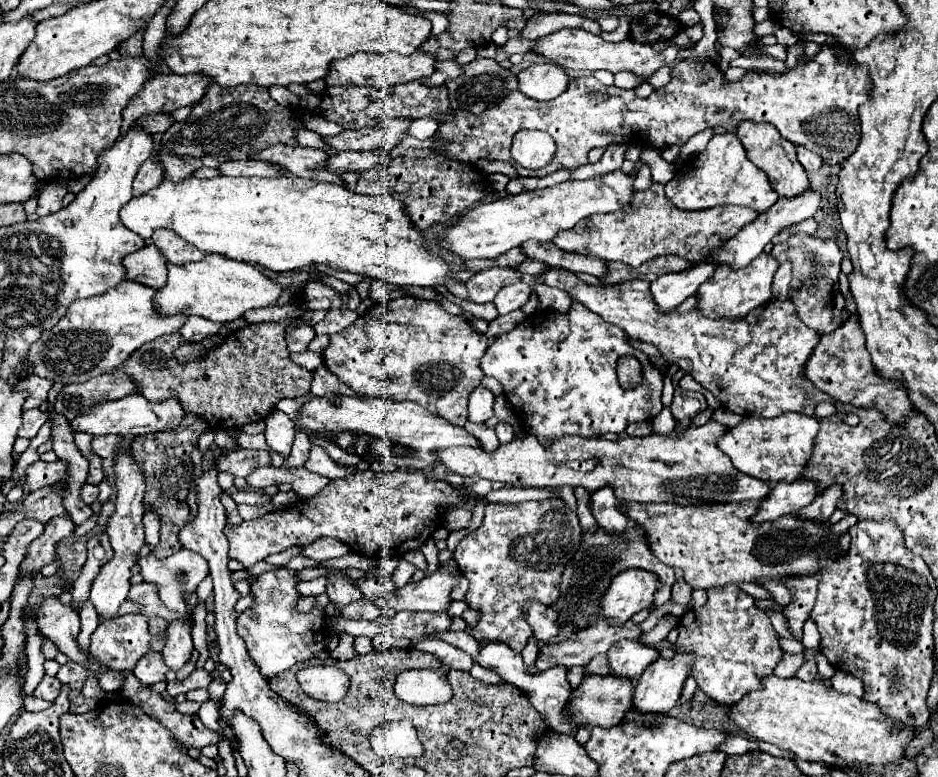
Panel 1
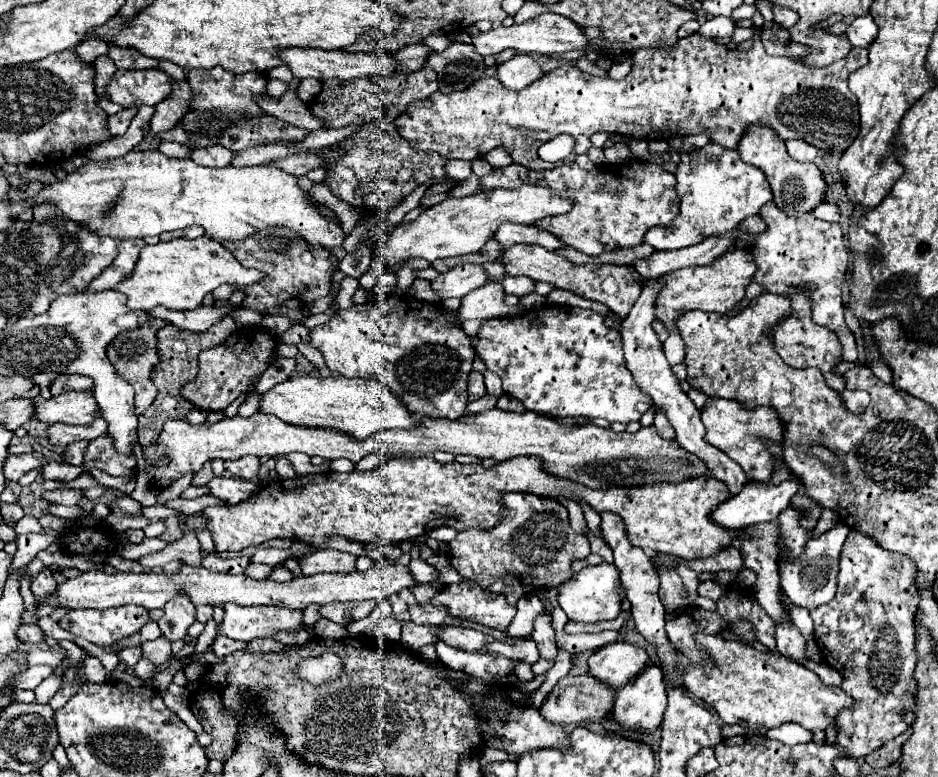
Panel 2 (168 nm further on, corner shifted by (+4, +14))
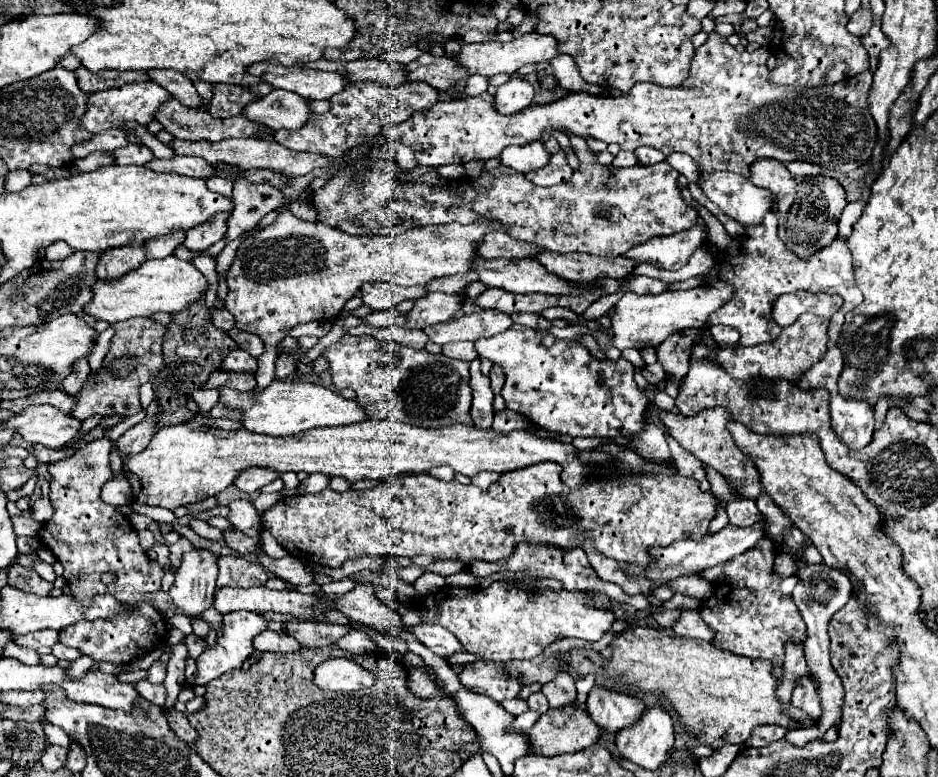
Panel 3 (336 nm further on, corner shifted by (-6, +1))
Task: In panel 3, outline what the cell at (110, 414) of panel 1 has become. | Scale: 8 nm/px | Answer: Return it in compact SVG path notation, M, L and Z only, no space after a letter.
M38 405L16 413L8 421L4 421L4 425L20 433L28 443L40 443L44 447L60 449L80 431L82 423L72 415L52 409L50 405Z

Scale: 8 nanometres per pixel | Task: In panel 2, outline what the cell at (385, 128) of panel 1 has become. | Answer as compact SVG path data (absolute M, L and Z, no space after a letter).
M294 77L290 82L290 88L288 92L282 96L282 100L272 100L268 96L260 96L258 104L264 112L268 112L270 116L276 116L288 124L294 124L298 128L306 128L306 130L320 130L324 128L324 120L316 120L316 116L312 116L308 112L308 106L304 102L300 102L296 98L296 88L300 84L301 80Z

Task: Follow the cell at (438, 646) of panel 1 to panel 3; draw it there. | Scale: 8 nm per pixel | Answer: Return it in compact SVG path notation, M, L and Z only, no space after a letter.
M476 661L474 667L470 665L462 667L458 679L466 685L466 689L488 695L498 703L504 699L514 699L522 689L518 679L510 677L500 663L492 663L492 661L482 661L482 663Z

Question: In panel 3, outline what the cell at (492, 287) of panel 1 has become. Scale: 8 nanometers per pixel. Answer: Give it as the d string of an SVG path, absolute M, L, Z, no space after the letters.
M426 293L424 297L416 299L414 307L408 311L404 329L424 329L428 325L448 321L460 309L462 309L462 297L460 295Z

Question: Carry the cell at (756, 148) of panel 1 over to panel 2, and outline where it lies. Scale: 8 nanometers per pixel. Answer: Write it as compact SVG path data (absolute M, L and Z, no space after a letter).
M756 124L756 128L748 128L748 132L744 132L744 136L740 138L738 152L744 162L756 164L766 174L766 178L772 186L772 192L774 192L774 202L786 214L794 216L794 214L810 212L824 200L826 182L824 182L820 170L816 168L816 164L792 160L786 152L784 140L780 140L776 136L776 132L772 132L772 128L764 128L764 124Z

